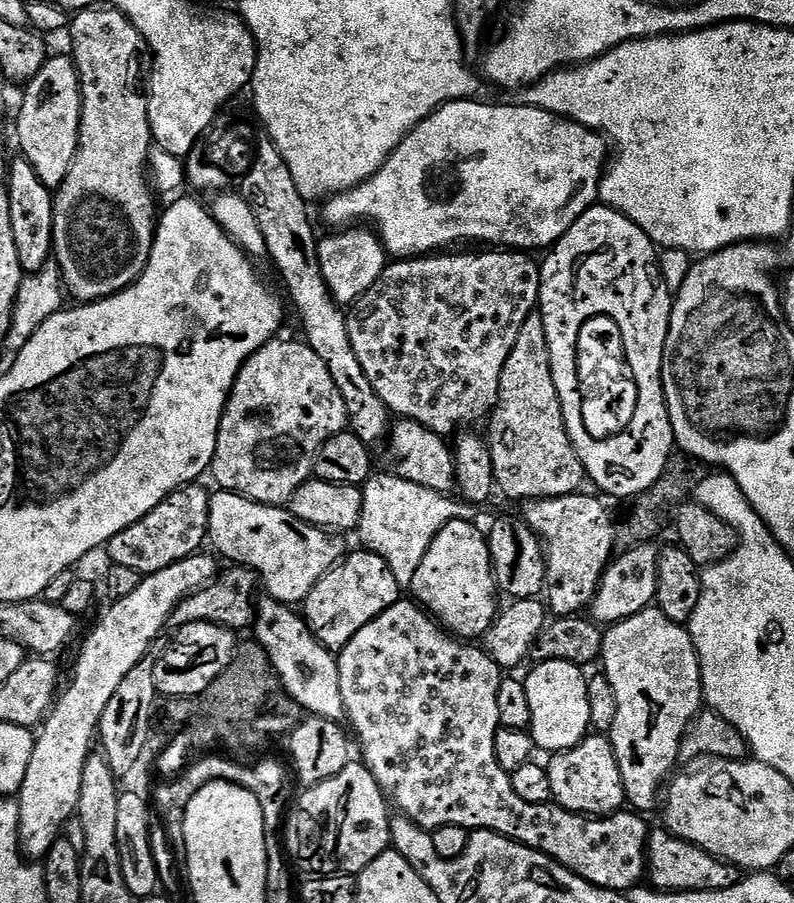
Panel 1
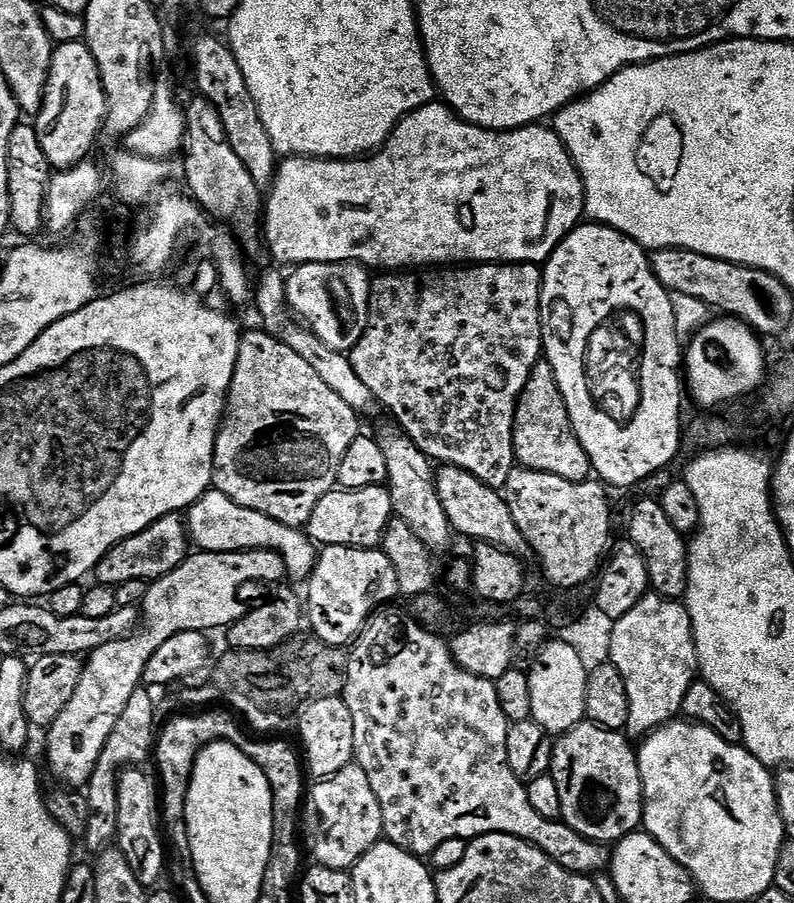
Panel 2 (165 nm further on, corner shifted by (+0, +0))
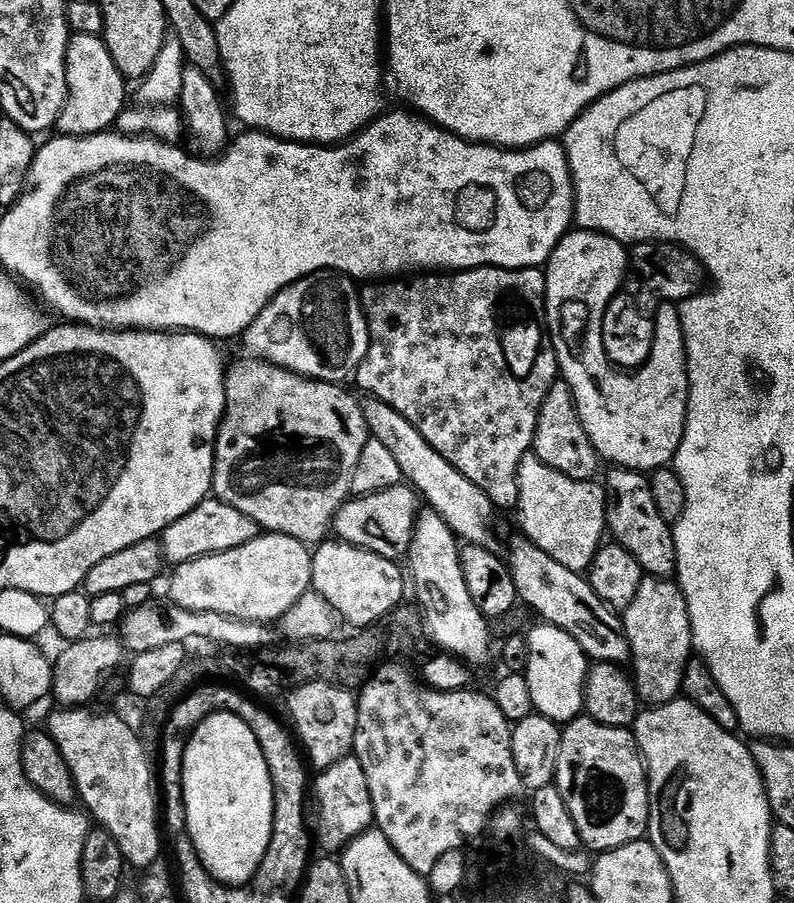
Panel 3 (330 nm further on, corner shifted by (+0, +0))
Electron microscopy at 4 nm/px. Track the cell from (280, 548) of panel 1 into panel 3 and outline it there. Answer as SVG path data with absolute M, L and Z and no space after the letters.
M209 498L203 500L198 507L190 510L178 522L174 522L162 533L164 545L164 558L169 565L185 564L191 560L201 560L204 556L218 554L219 552L230 552L232 549L248 544L258 535L258 525L242 510L234 510L226 502Z

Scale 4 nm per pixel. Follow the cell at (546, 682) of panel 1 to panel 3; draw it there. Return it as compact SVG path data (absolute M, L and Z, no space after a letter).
M537 623L537 628L527 629L528 685L533 709L556 724L567 726L584 712L584 683L588 677L590 661L582 646L553 624Z

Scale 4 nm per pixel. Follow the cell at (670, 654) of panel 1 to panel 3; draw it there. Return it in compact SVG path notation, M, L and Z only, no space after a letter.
M645 575L638 594L634 594L634 602L623 609L622 619L632 651L630 668L641 701L655 706L677 699L684 687L684 671L694 656L692 623L679 583L672 578Z

